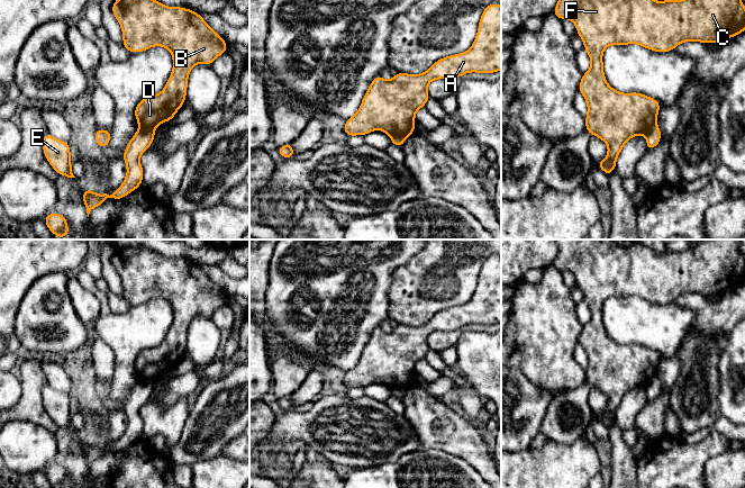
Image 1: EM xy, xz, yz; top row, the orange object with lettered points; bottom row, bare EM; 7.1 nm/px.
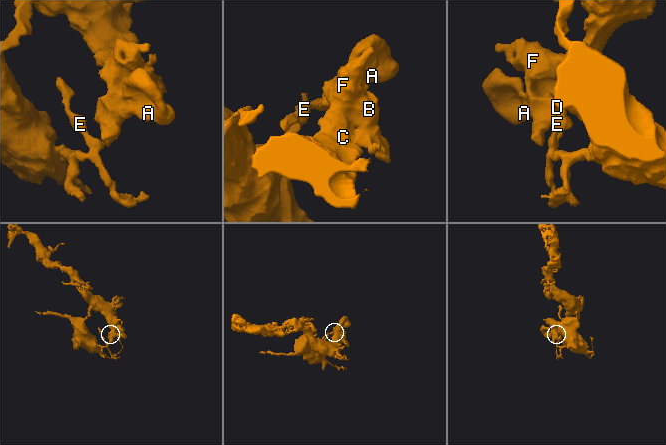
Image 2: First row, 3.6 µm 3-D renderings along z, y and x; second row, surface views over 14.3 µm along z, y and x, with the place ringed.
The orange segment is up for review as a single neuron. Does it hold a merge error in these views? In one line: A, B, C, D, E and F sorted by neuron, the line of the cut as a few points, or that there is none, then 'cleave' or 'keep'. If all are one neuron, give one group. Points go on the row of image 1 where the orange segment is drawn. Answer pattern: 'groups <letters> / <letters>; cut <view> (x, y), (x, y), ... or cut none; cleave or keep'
groups A B C D F / E; cut xy (139, 126), (146, 126), (154, 130); cleave

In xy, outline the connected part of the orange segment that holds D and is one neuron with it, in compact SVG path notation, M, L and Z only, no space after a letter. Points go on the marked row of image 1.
M116 0L111 10L122 30L122 45L130 53L163 46L172 54L173 70L166 85L158 94L142 99L134 111L139 127L155 130L161 123L171 121L184 105L191 69L198 63L211 65L219 55L227 52L228 44L210 28L200 13L188 8L166 7L157 0Z

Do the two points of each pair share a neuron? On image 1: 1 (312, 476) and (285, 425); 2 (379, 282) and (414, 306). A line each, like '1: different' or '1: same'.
1: different
2: different

